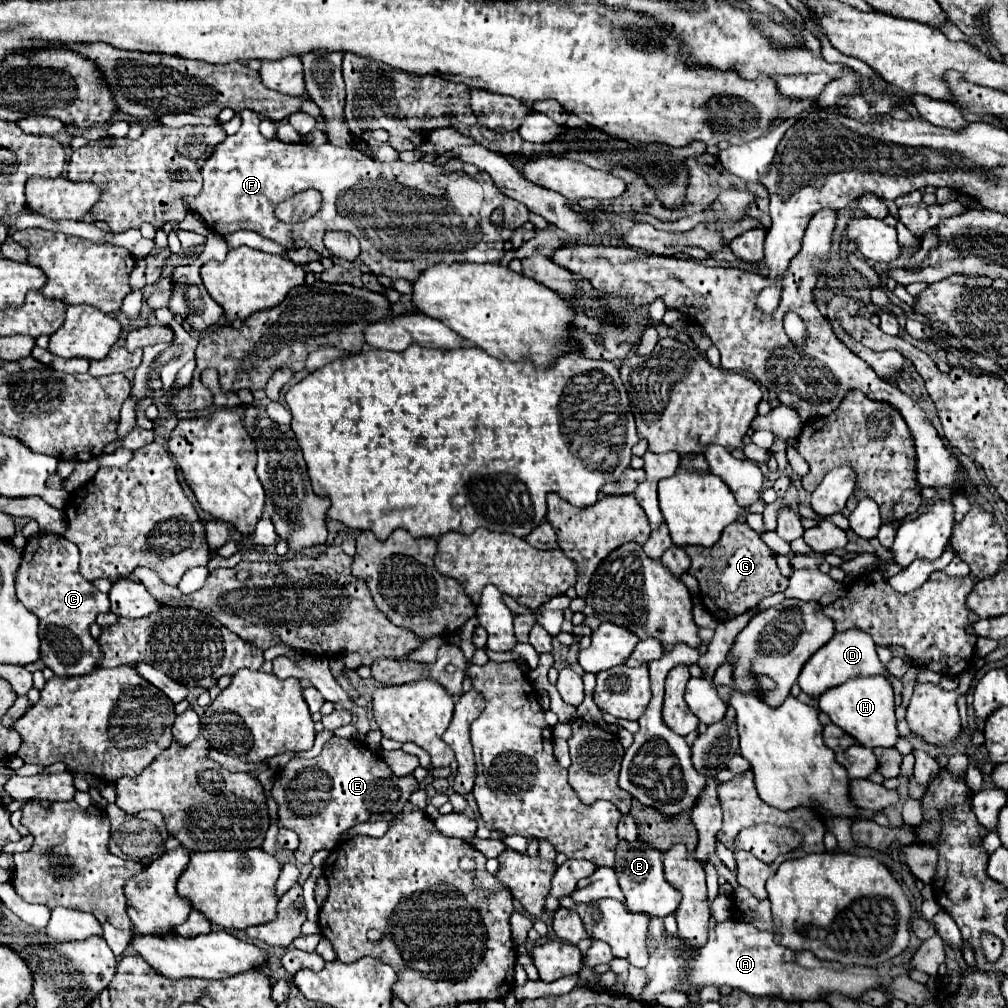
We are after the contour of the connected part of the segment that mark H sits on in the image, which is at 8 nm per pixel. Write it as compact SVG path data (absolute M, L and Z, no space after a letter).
M883 676L869 678L853 678L837 688L827 690L819 698L819 708L825 712L833 724L845 730L849 736L857 740L859 746L865 748L891 748L897 744L899 732L895 728L895 704L893 704L893 688Z

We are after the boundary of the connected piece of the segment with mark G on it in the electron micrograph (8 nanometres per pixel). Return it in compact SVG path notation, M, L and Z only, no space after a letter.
M733 522L723 532L721 540L711 548L687 546L687 556L691 558L689 574L697 578L705 608L723 622L747 612L763 598L783 592L787 588L787 578L779 572L775 564L775 554L767 548L761 536L747 524Z

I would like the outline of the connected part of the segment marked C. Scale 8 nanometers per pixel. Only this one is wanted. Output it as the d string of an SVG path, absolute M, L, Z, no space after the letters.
M39 534L31 538L25 546L15 586L17 598L39 618L43 664L51 668L55 676L71 678L89 674L103 656L99 644L89 634L89 626L95 622L97 614L109 612L109 598L79 574L77 546L57 534Z

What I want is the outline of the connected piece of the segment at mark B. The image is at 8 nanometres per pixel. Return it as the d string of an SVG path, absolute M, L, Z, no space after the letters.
M635 840L635 844L621 842L617 846L617 852L615 852L615 868L613 870L619 876L621 890L627 898L625 906L629 908L629 912L643 912L643 914L649 914L649 916L665 918L667 914L673 914L677 910L679 900L681 900L679 890L675 890L665 880L663 856L661 856L661 852L653 850L649 844L645 844L641 840Z

